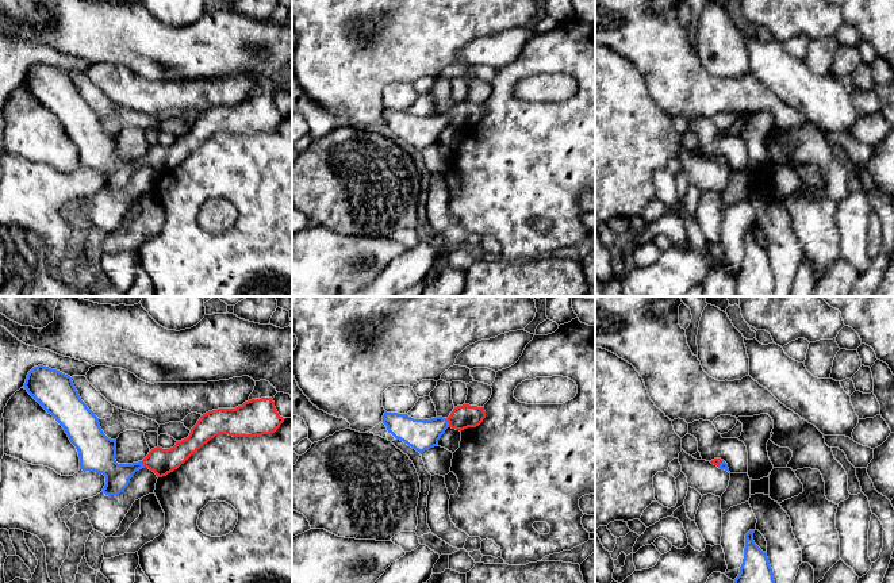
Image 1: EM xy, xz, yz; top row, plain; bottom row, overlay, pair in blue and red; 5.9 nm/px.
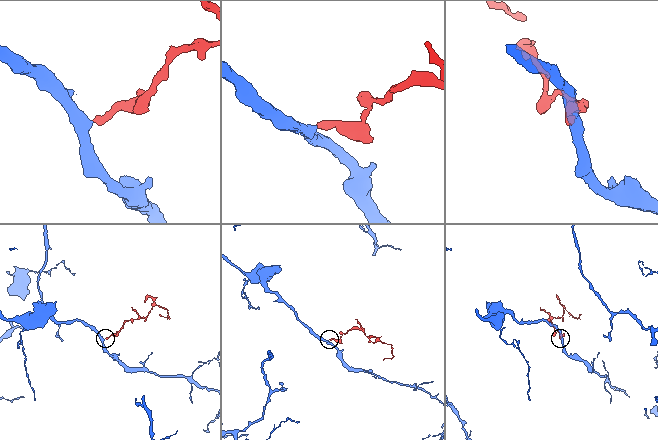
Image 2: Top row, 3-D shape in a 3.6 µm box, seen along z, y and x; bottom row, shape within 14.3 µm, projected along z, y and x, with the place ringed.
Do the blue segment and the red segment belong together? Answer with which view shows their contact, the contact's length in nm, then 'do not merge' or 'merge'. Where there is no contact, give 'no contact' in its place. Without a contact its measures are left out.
meets blue in xz; contact 60 nm long; merge

